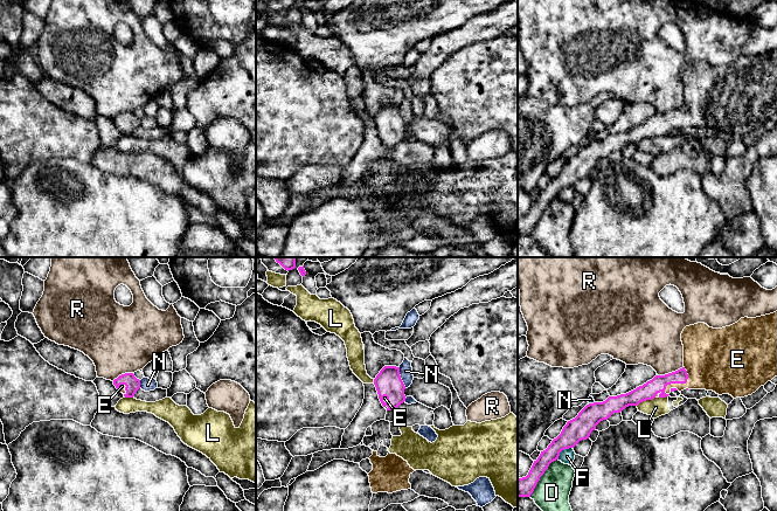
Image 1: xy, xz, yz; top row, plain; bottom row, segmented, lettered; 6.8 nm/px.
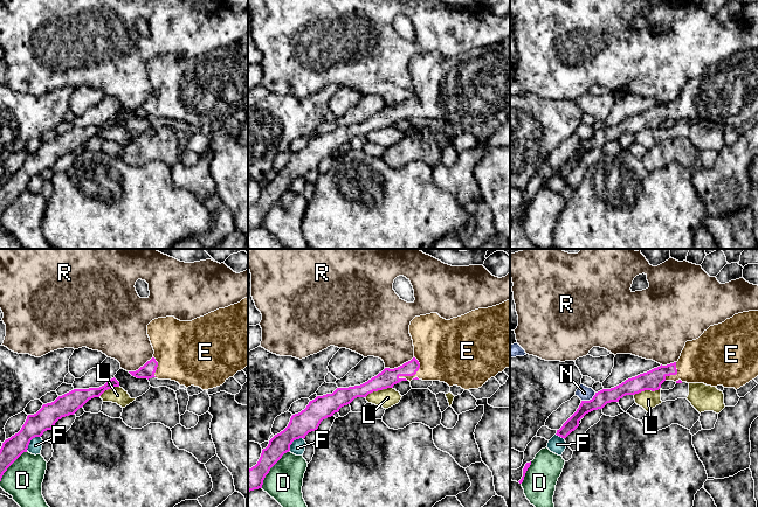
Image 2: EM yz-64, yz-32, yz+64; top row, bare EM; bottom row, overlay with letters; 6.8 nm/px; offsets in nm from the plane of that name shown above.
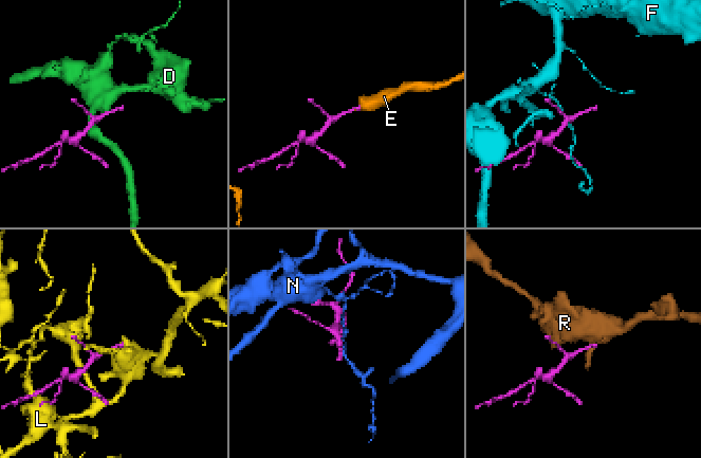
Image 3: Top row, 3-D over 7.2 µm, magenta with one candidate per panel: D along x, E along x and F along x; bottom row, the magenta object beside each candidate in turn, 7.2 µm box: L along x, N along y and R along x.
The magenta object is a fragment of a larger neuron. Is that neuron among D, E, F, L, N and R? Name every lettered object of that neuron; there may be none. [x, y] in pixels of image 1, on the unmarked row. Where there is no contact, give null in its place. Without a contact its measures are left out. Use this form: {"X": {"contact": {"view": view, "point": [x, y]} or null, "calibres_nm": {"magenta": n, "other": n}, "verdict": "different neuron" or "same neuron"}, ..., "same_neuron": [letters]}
{"D": {"contact": {"view": "yz", "point": [541, 213]}, "calibres_nm": {"magenta": 130, "other": 240}, "verdict": "different neuron"}, "E": {"contact": {"view": "yz", "point": [679, 121]}, "calibres_nm": {"magenta": 120, "other": 340}, "verdict": "same neuron"}, "F": {"contact": {"view": "yz", "point": [562, 187]}, "calibres_nm": {"magenta": 160, "other": 110}, "verdict": "different neuron"}, "L": {"contact": {"view": "yz", "point": [645, 138]}, "calibres_nm": {"magenta": 120, "other": 130}, "verdict": "different neuron"}, "N": {"contact": {"view": "xz", "point": [400, 116]}, "calibres_nm": {"magenta": 190, "other": 100}, "verdict": "different neuron"}, "R": {"contact": {"view": "yz", "point": [670, 111]}, "calibres_nm": {"magenta": 120, "other": 360}, "verdict": "different neuron"}, "same_neuron": ["E"]}

